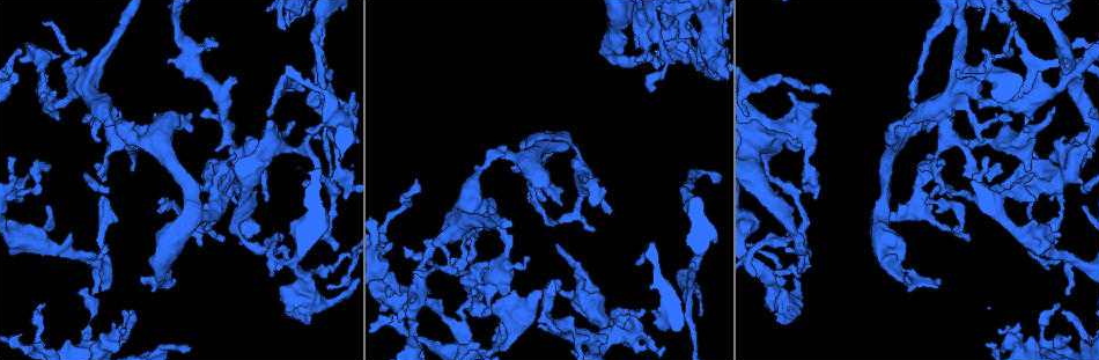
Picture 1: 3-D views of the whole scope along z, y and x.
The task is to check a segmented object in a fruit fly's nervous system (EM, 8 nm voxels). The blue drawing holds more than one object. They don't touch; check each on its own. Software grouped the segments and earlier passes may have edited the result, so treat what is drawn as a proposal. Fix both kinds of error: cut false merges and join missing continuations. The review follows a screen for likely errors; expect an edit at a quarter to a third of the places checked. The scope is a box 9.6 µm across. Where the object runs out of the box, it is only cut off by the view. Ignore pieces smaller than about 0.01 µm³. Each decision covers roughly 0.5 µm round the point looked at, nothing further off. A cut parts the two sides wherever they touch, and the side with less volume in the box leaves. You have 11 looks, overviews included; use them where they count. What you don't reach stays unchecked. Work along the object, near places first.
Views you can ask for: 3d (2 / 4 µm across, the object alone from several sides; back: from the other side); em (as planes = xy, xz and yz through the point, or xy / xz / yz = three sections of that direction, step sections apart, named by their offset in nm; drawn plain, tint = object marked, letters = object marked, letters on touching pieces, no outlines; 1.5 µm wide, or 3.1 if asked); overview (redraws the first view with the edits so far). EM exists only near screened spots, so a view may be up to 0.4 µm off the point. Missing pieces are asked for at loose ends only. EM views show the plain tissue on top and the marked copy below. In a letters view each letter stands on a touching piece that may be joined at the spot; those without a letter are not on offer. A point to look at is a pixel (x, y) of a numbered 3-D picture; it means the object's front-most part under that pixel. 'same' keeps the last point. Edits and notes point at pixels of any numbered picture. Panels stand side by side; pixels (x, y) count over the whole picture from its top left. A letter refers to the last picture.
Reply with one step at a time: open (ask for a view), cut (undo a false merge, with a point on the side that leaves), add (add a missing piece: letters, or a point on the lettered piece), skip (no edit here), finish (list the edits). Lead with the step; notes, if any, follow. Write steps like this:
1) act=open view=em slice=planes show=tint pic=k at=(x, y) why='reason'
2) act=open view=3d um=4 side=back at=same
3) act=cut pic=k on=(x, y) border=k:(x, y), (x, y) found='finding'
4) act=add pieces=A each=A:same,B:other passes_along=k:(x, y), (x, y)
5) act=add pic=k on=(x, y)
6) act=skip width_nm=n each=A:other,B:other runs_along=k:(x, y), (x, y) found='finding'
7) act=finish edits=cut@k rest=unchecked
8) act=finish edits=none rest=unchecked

act=open view=em slice=planes show=letters pic=1 at=(828, 94) why='tapers out'

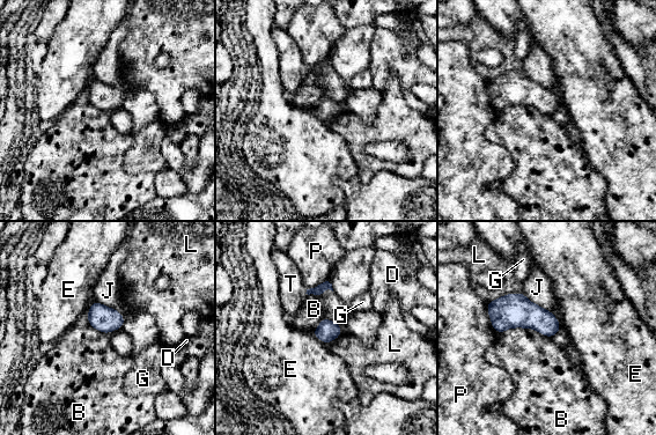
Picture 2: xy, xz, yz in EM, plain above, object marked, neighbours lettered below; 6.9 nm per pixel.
act=skip each=B:other,D:other,E:other,G:other,J:other,L:other,P:other,T:other border=2:(501, 332), (532, 327), (550, 338) found='none of them fits'

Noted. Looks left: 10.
act=open view=em slice=planes show=letters pic=1 at=(1076, 260) why='sudden change in width'

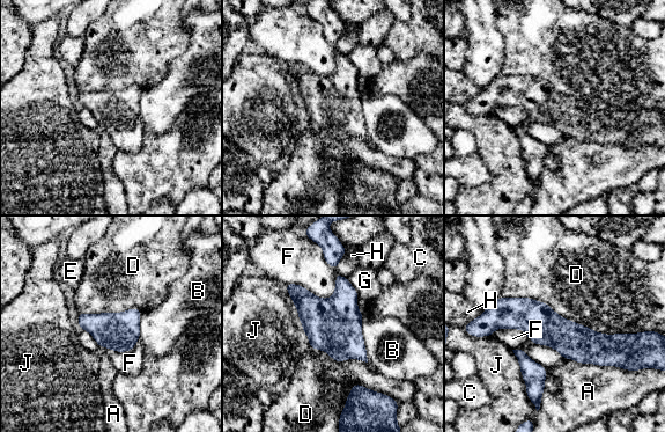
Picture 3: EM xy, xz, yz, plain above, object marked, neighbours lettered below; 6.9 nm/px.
act=skip each=A:other,B:other,C:other,D:other,E:other,F:other,G:other,H:other,J:other runs_along=3:(486, 321), (623, 339) found='continuous, no second neuron'

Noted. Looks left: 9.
act=open view=em slice=xy step=4 show=tint pic=1 at=(173, 117) why='calibre changes'

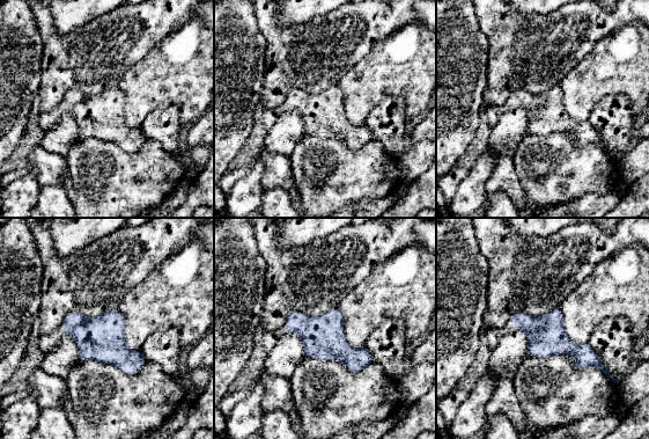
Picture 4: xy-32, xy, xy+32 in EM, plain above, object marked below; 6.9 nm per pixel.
act=open view=em slice=planes show=letters at=same why='another direction'

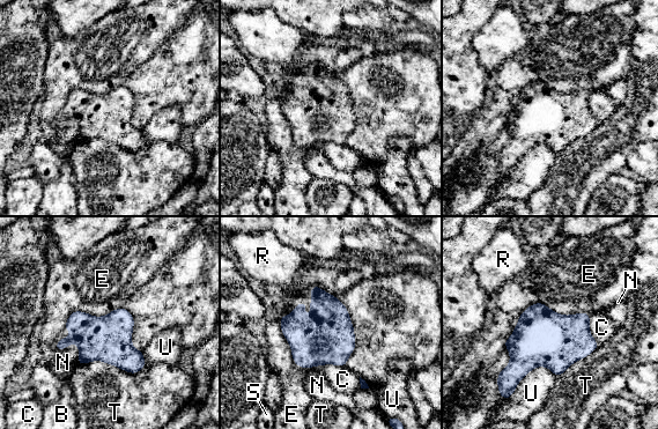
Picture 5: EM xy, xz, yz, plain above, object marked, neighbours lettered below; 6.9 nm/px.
act=skip width_nm=320 each=B:other,C:other,E:other,N:other,R:other,S:other,T:other,U:other found='continuous, no second neuron'

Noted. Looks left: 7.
act=open view=em slice=planes show=letters pic=1 at=(193, 209) why='calibre changes'

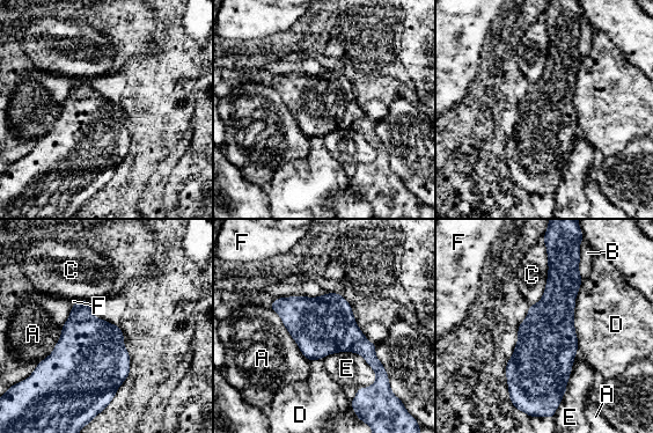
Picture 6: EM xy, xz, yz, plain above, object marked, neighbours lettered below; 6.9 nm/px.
act=skip width_nm=240 each=A:other,B:other,C:other,D:other,E:other,F:other border=6:(547, 250), (544, 293), (529, 306) found='all the same neuron'

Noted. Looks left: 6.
act=finish edits=none rest=unchecked

